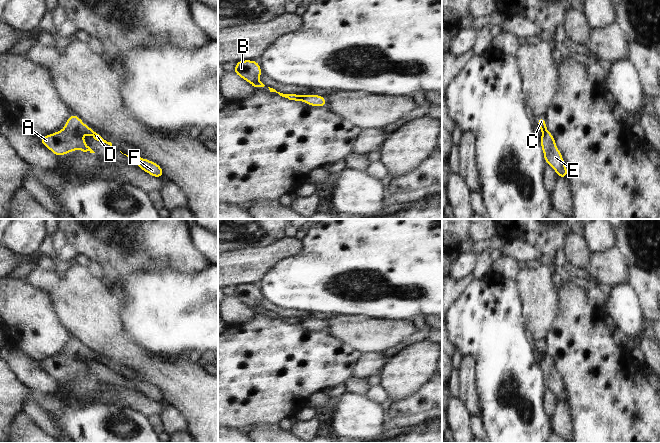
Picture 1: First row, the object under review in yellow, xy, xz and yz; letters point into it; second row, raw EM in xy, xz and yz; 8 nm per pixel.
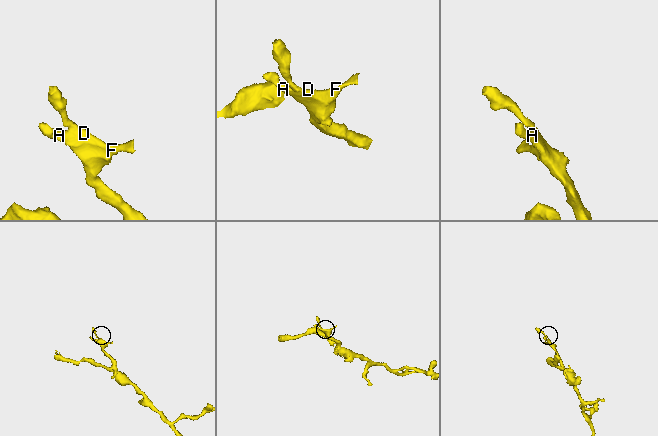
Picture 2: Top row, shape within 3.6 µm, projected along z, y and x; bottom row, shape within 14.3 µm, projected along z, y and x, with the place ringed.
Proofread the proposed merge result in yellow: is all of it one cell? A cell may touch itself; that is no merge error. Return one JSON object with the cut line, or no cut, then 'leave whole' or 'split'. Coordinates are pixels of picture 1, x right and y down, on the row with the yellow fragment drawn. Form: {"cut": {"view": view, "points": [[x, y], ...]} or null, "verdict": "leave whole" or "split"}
{"cut": null, "verdict": "leave whole"}

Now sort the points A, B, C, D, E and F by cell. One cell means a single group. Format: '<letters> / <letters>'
A B C D E F

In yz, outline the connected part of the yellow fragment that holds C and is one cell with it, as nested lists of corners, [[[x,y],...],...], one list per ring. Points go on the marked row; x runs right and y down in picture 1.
[[[542,116],[537,118],[536,121],[537,126],[542,132],[539,143],[543,149],[545,165],[551,165],[558,178],[568,178],[568,169],[563,156],[555,143],[553,134],[547,130],[546,118]]]

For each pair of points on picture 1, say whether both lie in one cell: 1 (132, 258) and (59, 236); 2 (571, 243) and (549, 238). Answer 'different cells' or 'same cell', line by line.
1: different cells
2: different cells

